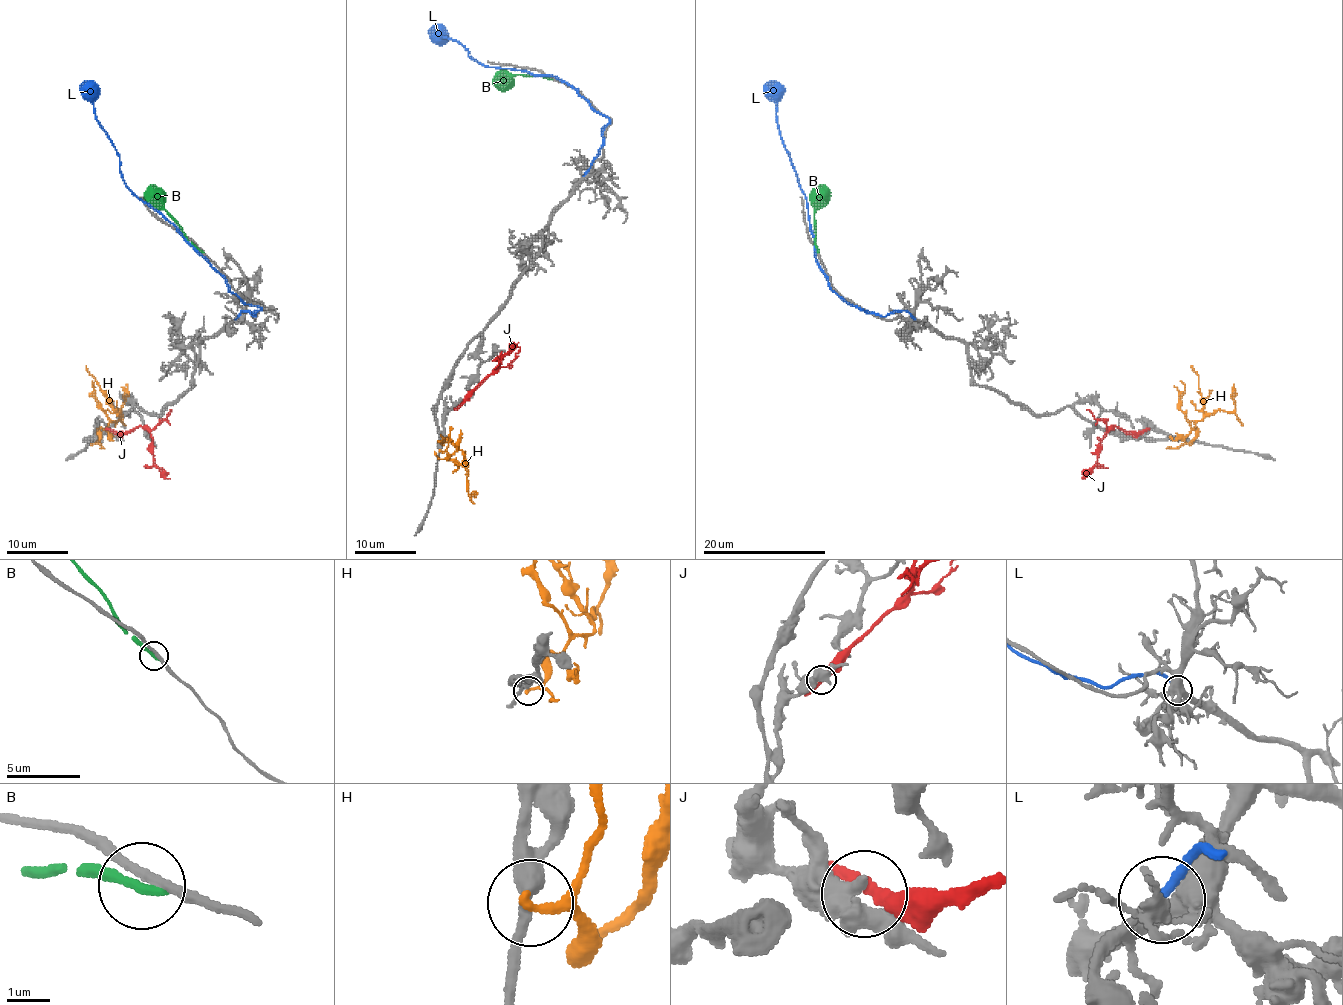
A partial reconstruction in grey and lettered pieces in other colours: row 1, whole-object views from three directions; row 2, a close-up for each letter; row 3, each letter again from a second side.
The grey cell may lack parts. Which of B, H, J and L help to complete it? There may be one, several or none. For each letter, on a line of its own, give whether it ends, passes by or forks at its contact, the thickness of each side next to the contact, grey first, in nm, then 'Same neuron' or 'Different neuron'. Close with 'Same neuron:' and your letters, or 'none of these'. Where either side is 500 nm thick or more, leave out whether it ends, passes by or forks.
B: It ends there. Thickness 200 nm (grey) against 260 nm. Different neuron
H: It passes by. Thickness 340 nm (grey) against 170 nm. Different neuron
J: It passes by. Thickness 420 nm (grey) against 280 nm. Different neuron
L: It ends there. Thickness 400 nm (grey) against 200 nm. Different neuron
Same neuron: none of these

